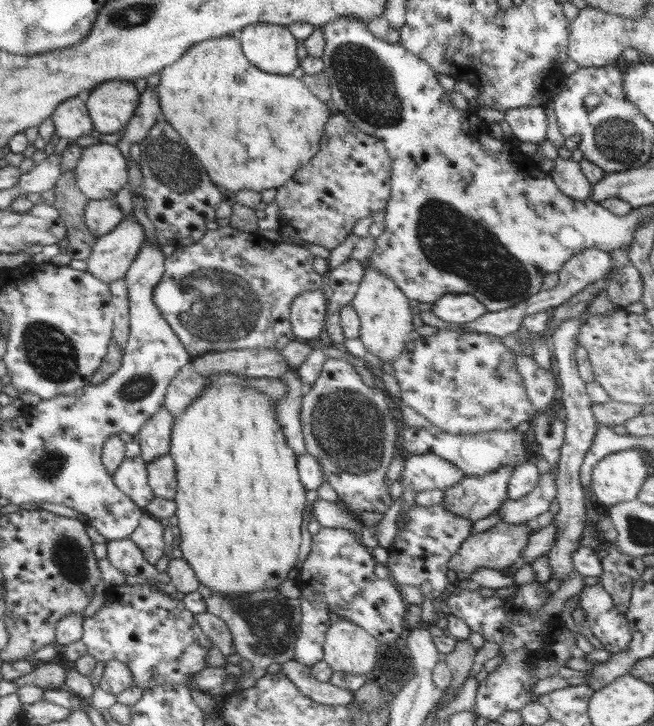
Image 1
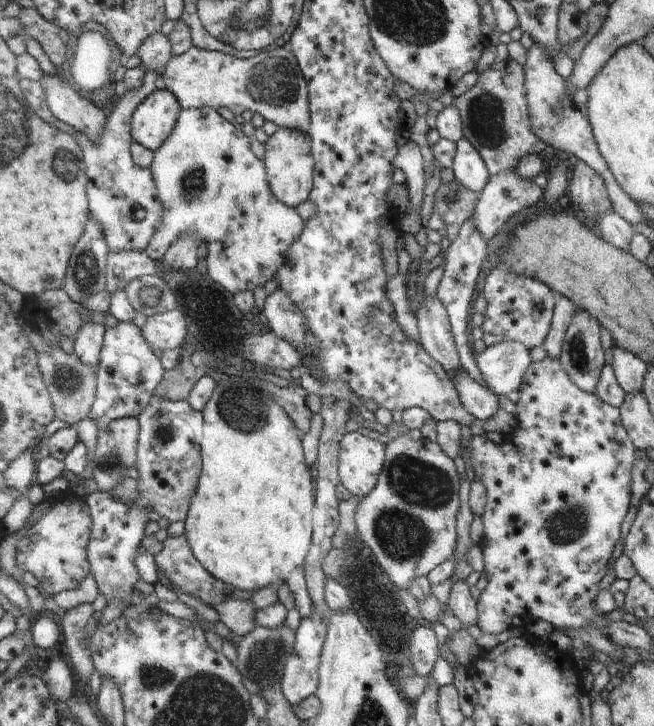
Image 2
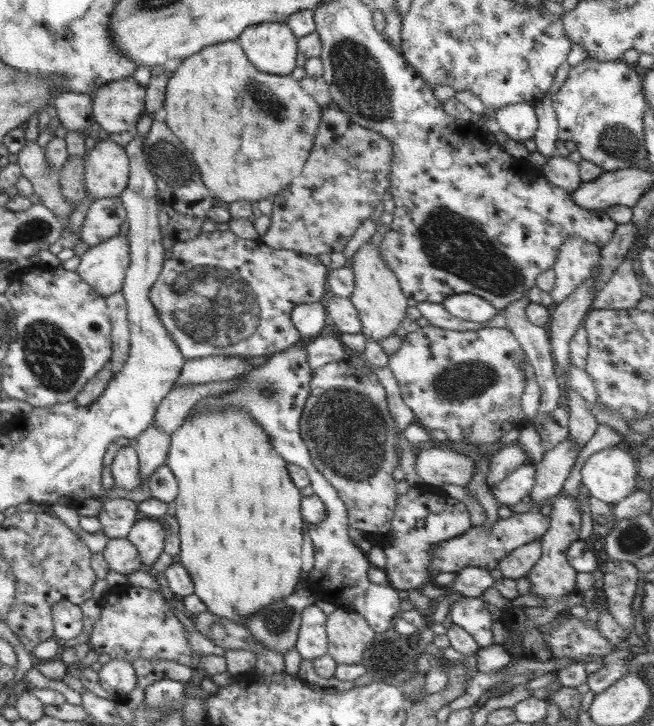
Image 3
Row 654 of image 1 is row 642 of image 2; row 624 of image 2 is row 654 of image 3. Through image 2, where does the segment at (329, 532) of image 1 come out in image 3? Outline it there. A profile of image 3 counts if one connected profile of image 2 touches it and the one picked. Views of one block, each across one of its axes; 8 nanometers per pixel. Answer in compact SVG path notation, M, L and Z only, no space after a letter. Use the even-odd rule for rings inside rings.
M312 606L306 608L306 614L301 614L301 627L295 647L304 660L320 658L327 653L327 635L324 633L322 617L322 614L318 616L318 612L312 612ZM306 616L312 622L306 622Z

